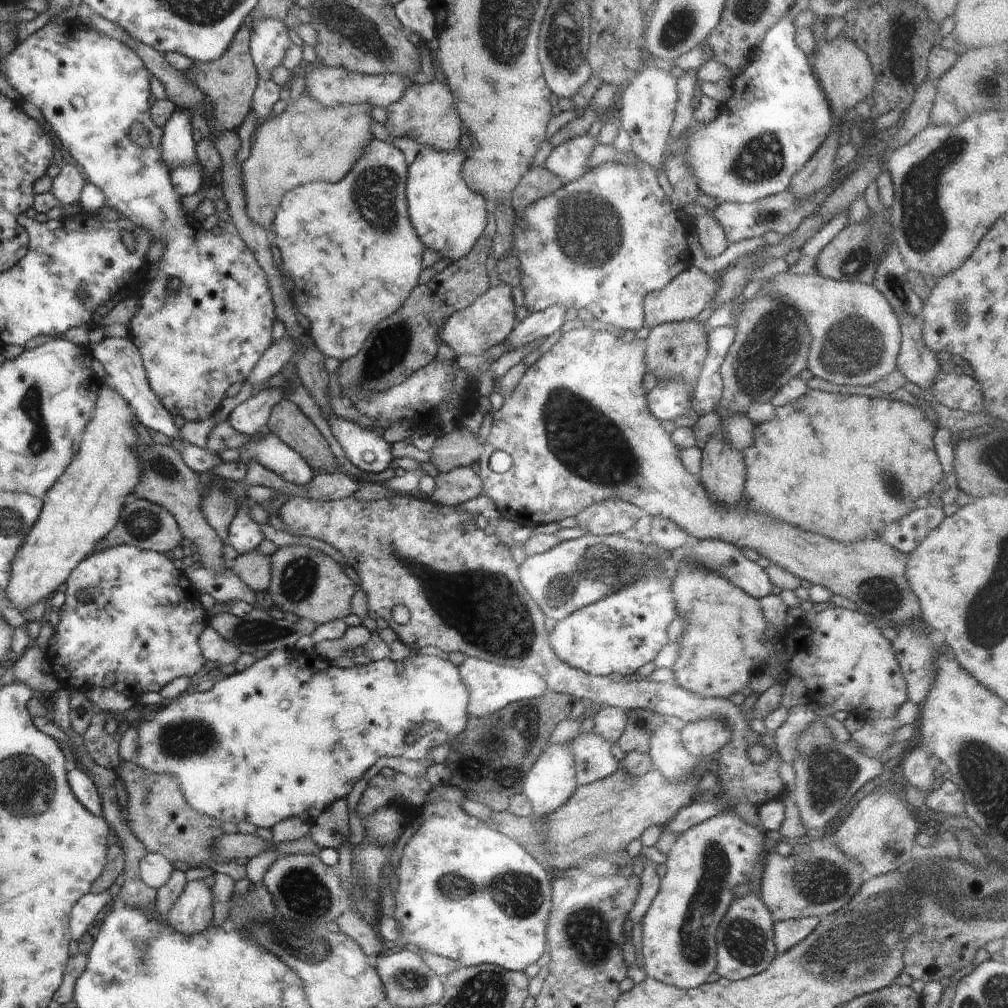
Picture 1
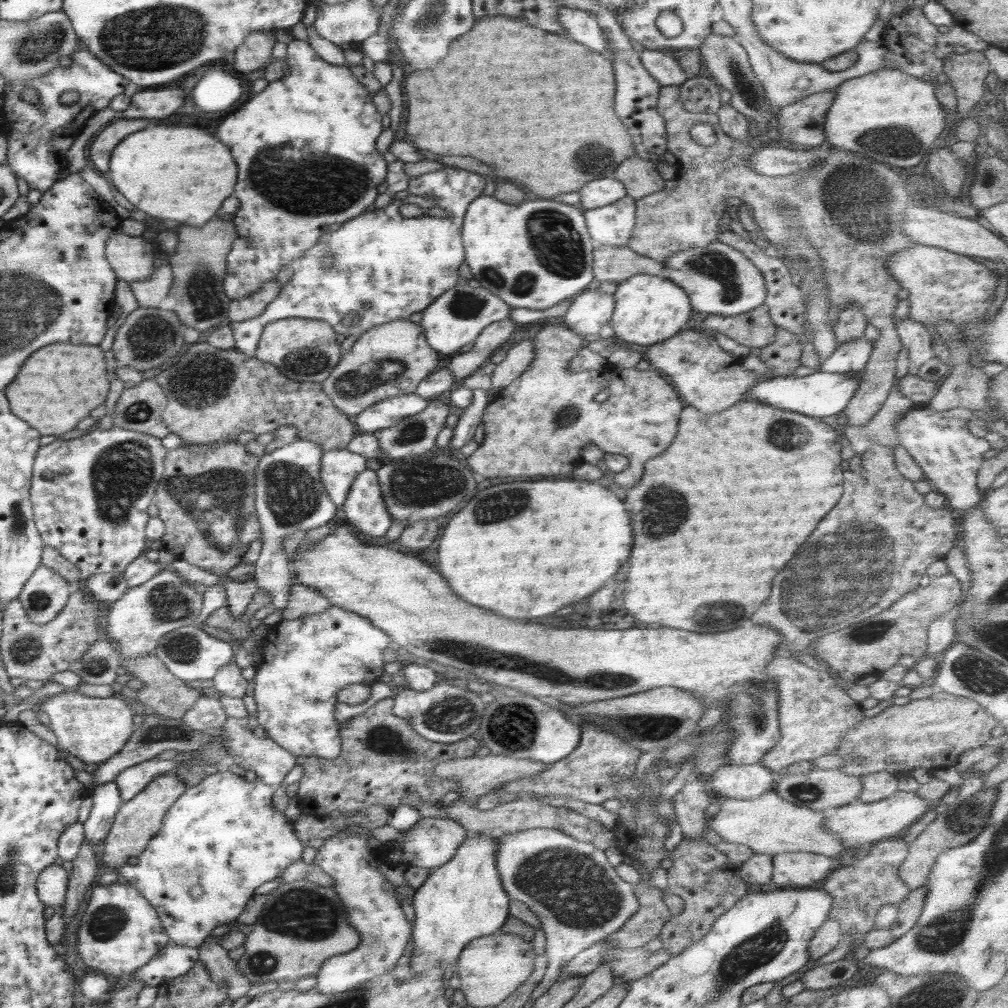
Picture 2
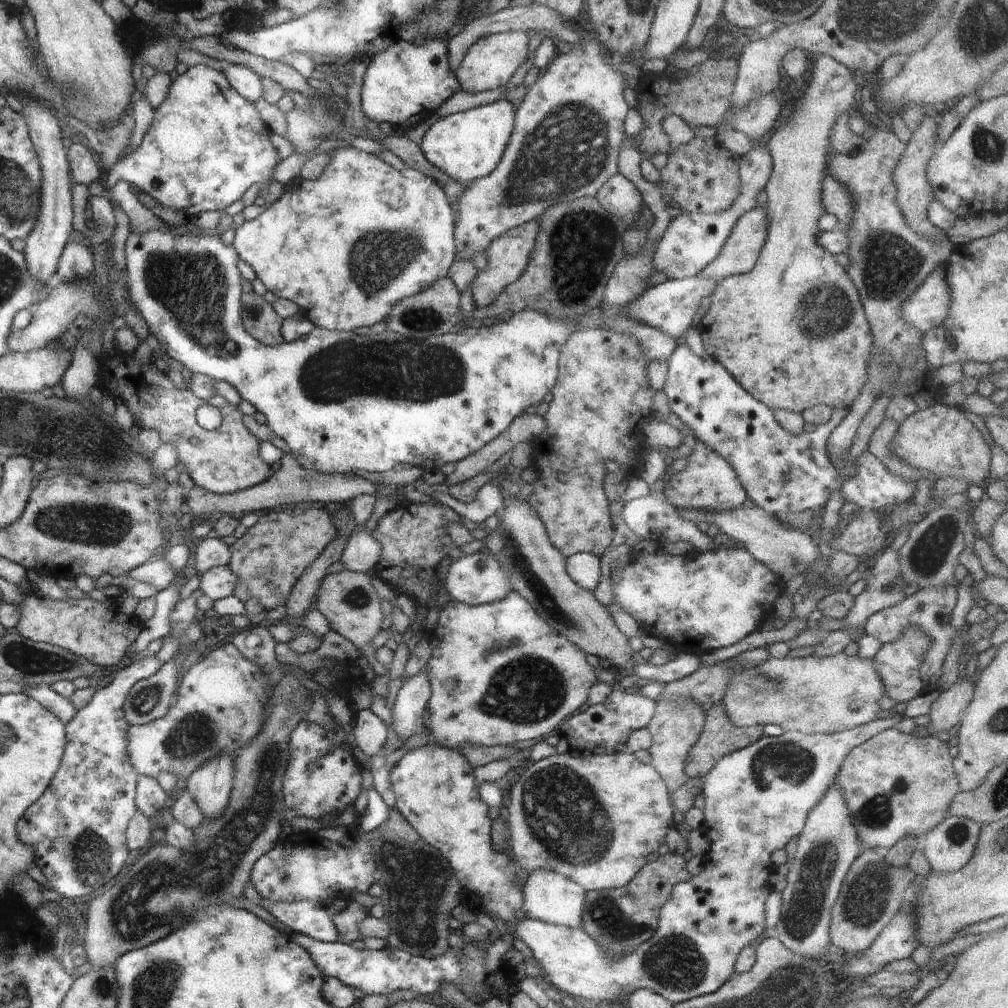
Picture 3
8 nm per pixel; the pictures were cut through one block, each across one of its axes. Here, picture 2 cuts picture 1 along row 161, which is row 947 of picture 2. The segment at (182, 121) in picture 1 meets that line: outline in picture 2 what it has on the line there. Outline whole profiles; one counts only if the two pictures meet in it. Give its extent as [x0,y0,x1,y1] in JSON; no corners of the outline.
[130,943,199,988]

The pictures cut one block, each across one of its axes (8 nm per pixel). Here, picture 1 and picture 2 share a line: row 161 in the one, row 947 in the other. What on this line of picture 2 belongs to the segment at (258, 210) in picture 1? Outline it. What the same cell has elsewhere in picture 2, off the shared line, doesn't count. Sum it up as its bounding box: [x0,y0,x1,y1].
[236,878,360,984]

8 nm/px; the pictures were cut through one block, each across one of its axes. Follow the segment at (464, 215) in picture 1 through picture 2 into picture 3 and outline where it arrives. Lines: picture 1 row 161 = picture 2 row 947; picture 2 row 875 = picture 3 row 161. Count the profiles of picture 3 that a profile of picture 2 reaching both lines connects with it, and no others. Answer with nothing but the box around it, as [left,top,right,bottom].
[420,100,515,182]

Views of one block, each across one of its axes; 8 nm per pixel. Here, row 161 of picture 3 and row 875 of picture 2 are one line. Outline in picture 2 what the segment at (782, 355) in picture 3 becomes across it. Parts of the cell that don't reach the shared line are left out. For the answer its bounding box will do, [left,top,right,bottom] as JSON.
[771,852,838,888]

